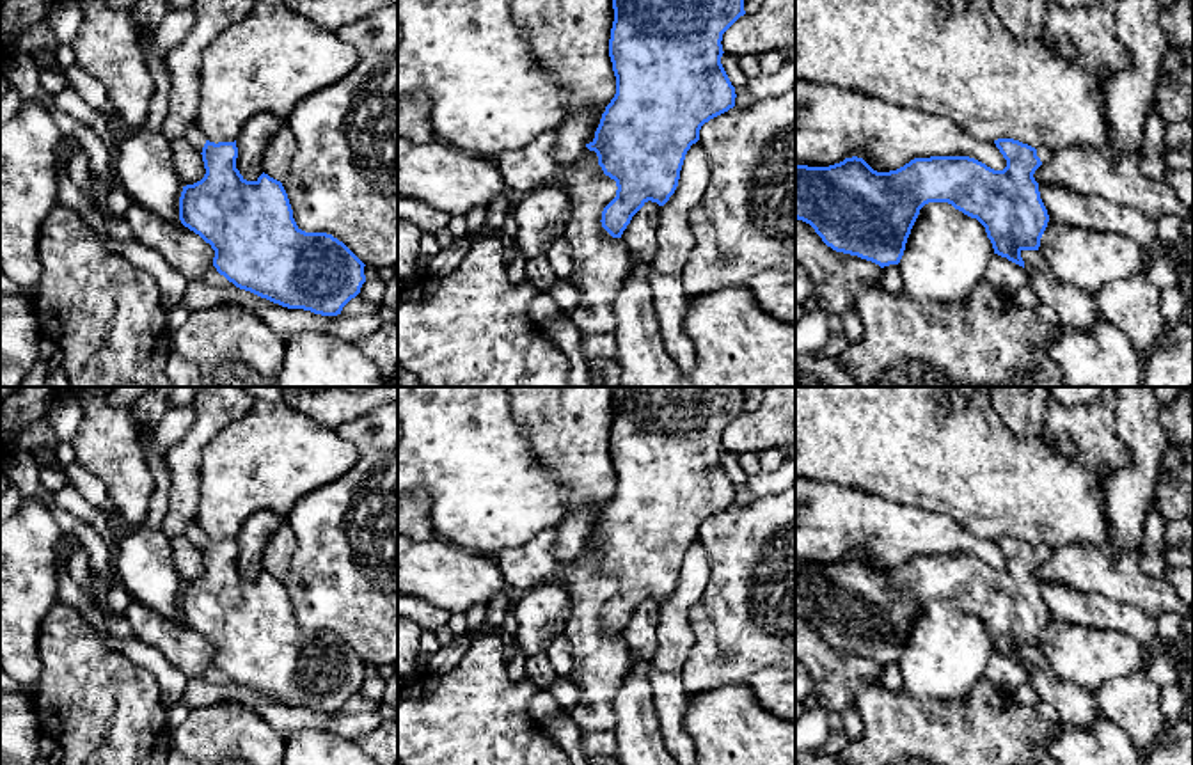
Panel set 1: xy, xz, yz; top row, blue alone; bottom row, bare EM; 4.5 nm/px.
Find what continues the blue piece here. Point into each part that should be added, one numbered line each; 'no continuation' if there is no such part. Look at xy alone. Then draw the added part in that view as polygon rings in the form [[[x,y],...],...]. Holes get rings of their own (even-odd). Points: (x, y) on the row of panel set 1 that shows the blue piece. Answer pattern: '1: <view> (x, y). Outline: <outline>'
1: xy (194, 135). Outline: [[[190,126],[186,138],[197,147],[199,153],[202,153],[202,147],[206,144],[206,138],[201,135],[201,131],[197,130],[197,126]]]

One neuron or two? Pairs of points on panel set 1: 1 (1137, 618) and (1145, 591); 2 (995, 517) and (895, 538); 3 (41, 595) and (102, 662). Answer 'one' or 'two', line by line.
1: two
2: two
3: two

